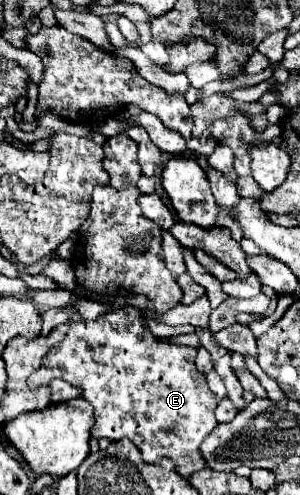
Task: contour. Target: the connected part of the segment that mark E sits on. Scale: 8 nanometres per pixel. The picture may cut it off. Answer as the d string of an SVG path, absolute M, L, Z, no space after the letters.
M125 306L111 310L95 320L71 322L67 336L49 350L41 368L35 370L27 382L31 388L39 388L53 378L61 378L79 386L83 390L81 398L85 398L95 410L95 424L91 428L93 438L129 438L141 450L145 462L155 464L159 458L167 456L175 462L177 472L183 474L183 478L189 478L191 474L209 468L207 462L203 462L203 454L199 454L199 446L203 438L207 438L207 434L211 434L211 430L217 426L217 396L209 390L205 374L195 368L195 356L195 348L157 342L149 328L143 326L141 310Z

